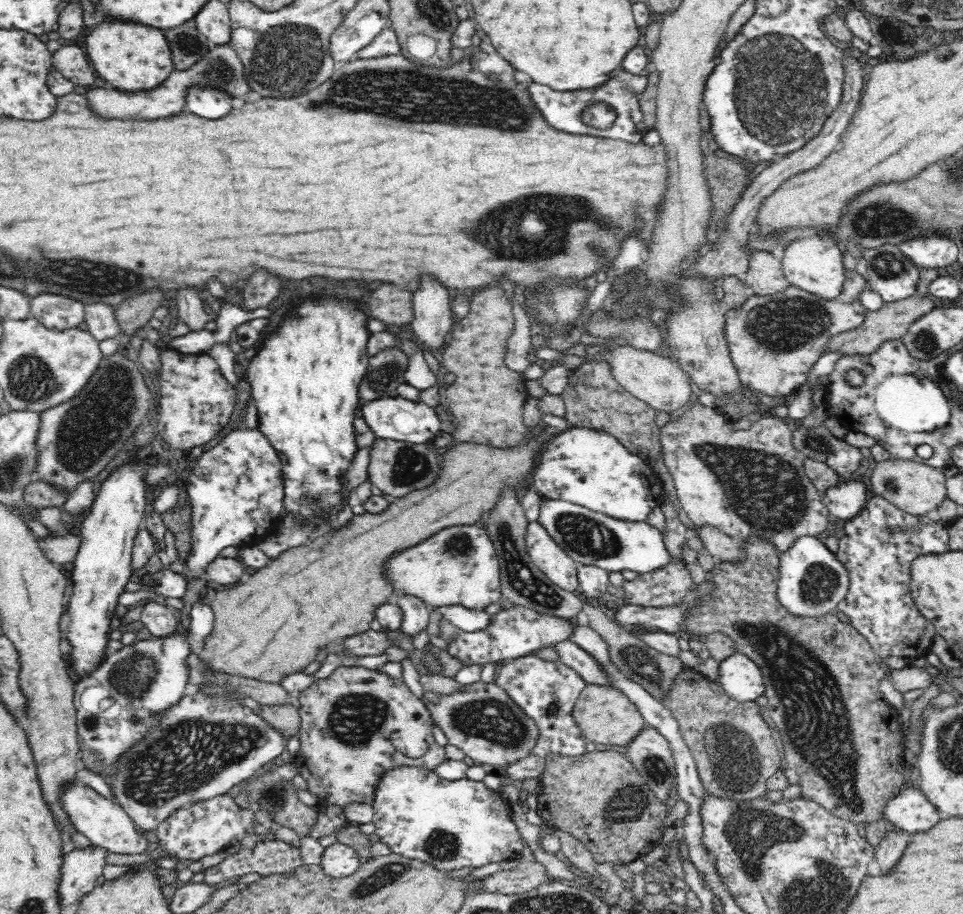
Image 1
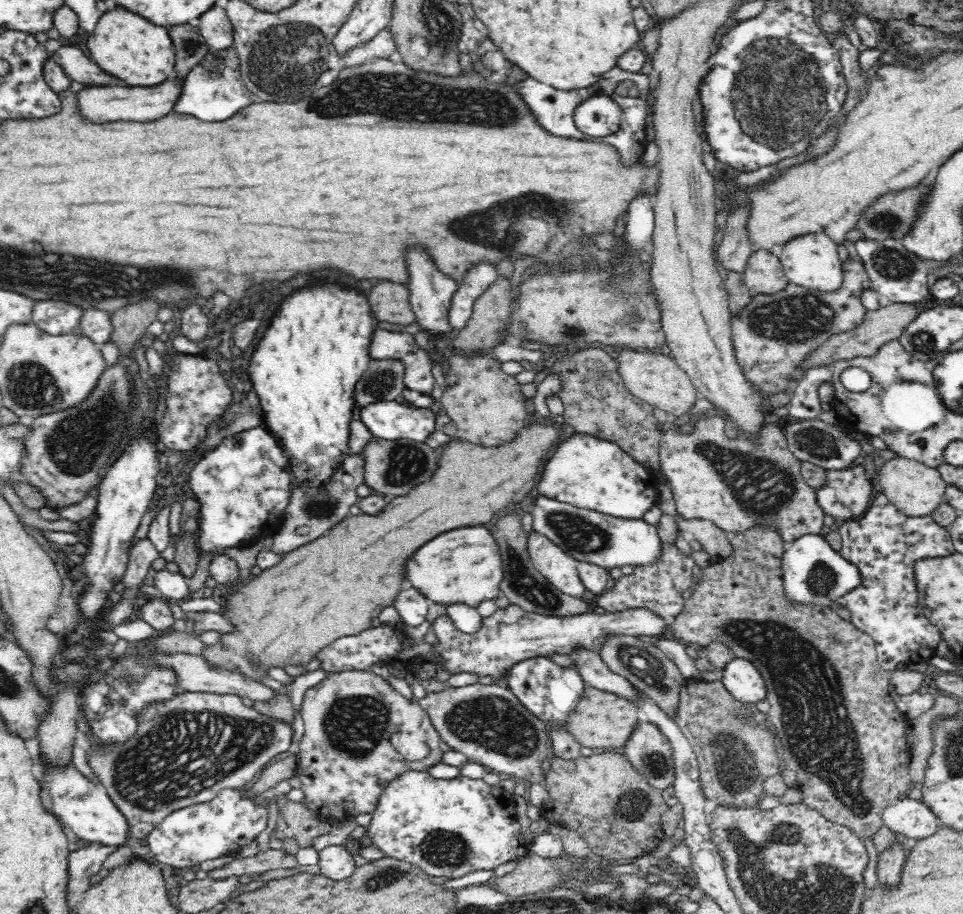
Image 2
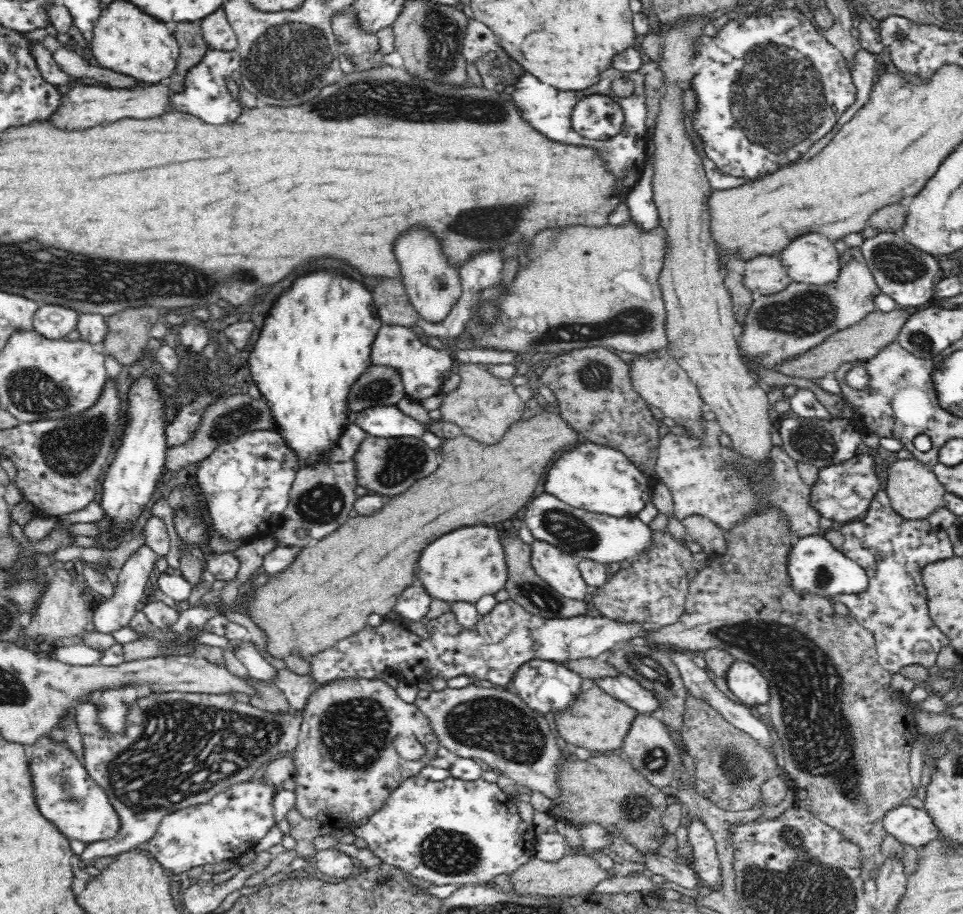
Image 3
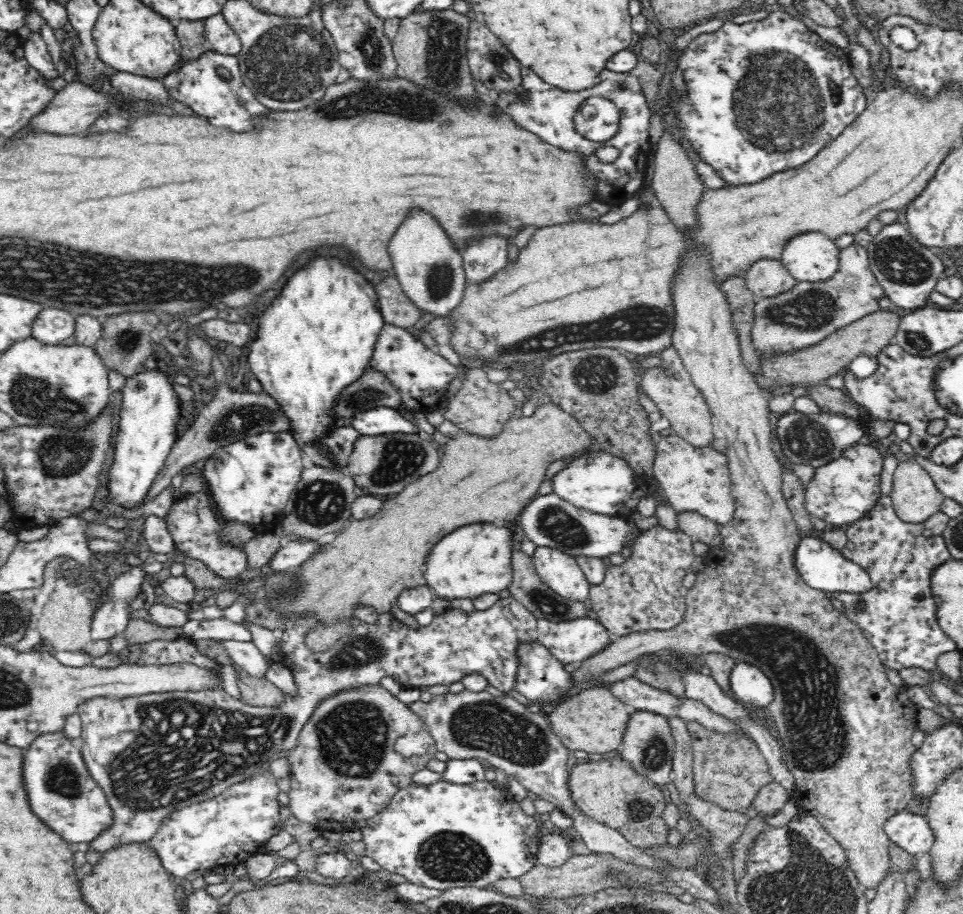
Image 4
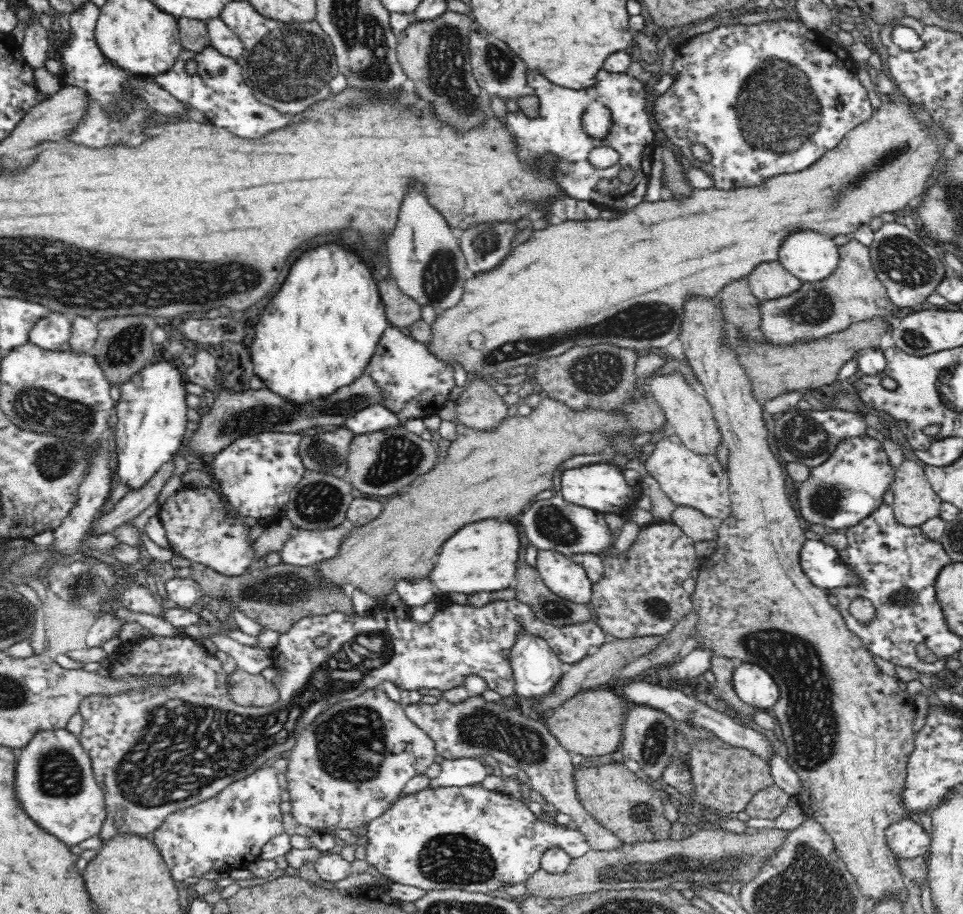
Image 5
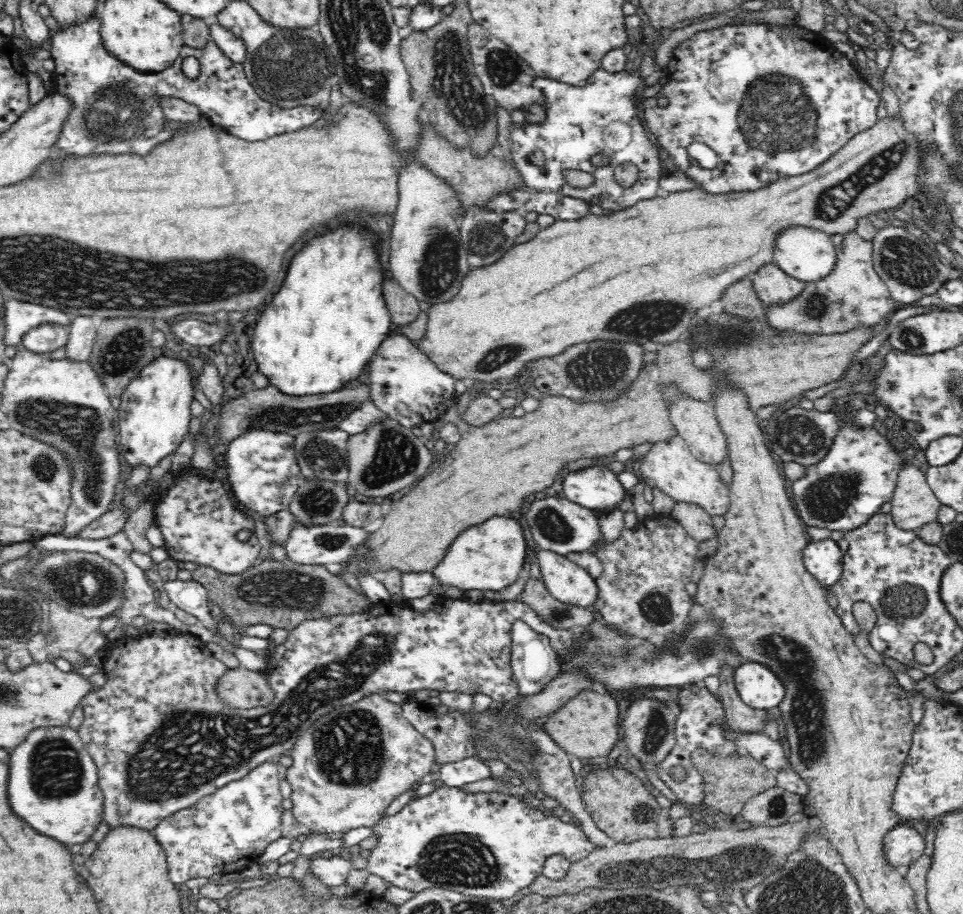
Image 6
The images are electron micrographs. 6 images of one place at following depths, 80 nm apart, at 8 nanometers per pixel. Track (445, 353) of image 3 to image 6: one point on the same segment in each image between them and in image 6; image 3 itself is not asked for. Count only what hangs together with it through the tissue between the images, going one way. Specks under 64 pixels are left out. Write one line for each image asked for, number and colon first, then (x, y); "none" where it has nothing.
4: (421, 377)
5: (414, 384)
6: (407, 386)

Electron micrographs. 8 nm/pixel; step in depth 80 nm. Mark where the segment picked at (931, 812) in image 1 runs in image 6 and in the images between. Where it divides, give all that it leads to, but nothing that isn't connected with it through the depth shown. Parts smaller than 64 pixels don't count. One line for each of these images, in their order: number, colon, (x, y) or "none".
2: (912, 819)
3: (911, 826)
4: (911, 832)
5: (907, 840)
6: (903, 846)

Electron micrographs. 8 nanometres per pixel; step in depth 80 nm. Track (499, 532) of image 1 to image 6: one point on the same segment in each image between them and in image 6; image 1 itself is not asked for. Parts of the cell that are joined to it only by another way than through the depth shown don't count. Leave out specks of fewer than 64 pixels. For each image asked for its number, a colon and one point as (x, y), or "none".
2: (524, 586)
3: (528, 590)
4: (527, 588)
5: (531, 590)
6: (561, 616)

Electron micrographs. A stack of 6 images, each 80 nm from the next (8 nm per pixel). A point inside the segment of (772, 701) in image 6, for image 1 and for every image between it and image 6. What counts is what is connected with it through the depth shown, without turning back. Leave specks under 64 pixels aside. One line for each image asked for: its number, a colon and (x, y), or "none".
1: (740, 677)
2: (741, 678)
3: (750, 687)
4: (752, 687)
5: (755, 686)

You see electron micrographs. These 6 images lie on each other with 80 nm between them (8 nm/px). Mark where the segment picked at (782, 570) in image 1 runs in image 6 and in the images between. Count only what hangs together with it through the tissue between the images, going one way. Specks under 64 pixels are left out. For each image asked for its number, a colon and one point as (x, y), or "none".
2: (813, 571)
3: (814, 565)
4: (822, 567)
5: (821, 562)
6: (824, 560)

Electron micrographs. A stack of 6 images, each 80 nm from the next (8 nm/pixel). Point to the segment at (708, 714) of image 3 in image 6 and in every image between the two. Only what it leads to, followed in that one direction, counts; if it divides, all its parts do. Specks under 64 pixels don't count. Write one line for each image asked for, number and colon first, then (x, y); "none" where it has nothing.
4: (728, 772)
5: (726, 778)
6: (730, 782)

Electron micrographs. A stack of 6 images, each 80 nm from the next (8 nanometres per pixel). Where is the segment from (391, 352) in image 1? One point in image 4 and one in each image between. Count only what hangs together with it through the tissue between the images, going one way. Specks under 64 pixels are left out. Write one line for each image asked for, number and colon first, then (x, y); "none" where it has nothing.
2: (384, 380)
3: (380, 385)
4: (372, 390)

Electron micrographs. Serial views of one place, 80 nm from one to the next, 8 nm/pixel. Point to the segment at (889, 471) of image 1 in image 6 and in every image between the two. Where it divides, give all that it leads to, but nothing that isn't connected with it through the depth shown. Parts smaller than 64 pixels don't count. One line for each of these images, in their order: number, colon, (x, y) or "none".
2: (916, 490)
3: (915, 493)
4: (915, 498)
5: (915, 502)
6: (914, 505)

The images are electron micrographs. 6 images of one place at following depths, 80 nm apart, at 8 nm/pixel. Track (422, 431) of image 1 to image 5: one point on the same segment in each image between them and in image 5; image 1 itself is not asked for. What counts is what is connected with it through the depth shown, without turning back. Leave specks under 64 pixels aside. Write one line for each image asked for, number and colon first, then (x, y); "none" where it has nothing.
2: (389, 420)
3: (385, 421)
4: (382, 420)
5: (374, 417)

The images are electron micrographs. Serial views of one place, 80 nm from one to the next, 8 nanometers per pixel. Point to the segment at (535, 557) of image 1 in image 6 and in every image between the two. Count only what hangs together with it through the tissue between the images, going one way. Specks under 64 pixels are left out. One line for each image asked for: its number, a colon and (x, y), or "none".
2: (560, 569)
3: (561, 571)
4: (561, 573)
5: (564, 578)
6: (569, 583)

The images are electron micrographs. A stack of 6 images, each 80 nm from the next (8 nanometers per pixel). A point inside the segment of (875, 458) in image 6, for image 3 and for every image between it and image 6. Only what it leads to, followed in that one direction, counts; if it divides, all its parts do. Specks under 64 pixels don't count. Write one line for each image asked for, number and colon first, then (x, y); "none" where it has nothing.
3: (842, 492)
4: (844, 490)
5: (838, 494)

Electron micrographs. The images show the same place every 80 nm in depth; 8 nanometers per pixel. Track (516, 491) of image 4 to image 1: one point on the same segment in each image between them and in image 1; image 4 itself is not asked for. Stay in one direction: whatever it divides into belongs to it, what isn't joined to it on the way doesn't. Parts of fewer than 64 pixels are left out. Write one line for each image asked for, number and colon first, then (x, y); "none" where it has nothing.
1: (273, 625)
2: (331, 588)
3: (327, 595)

